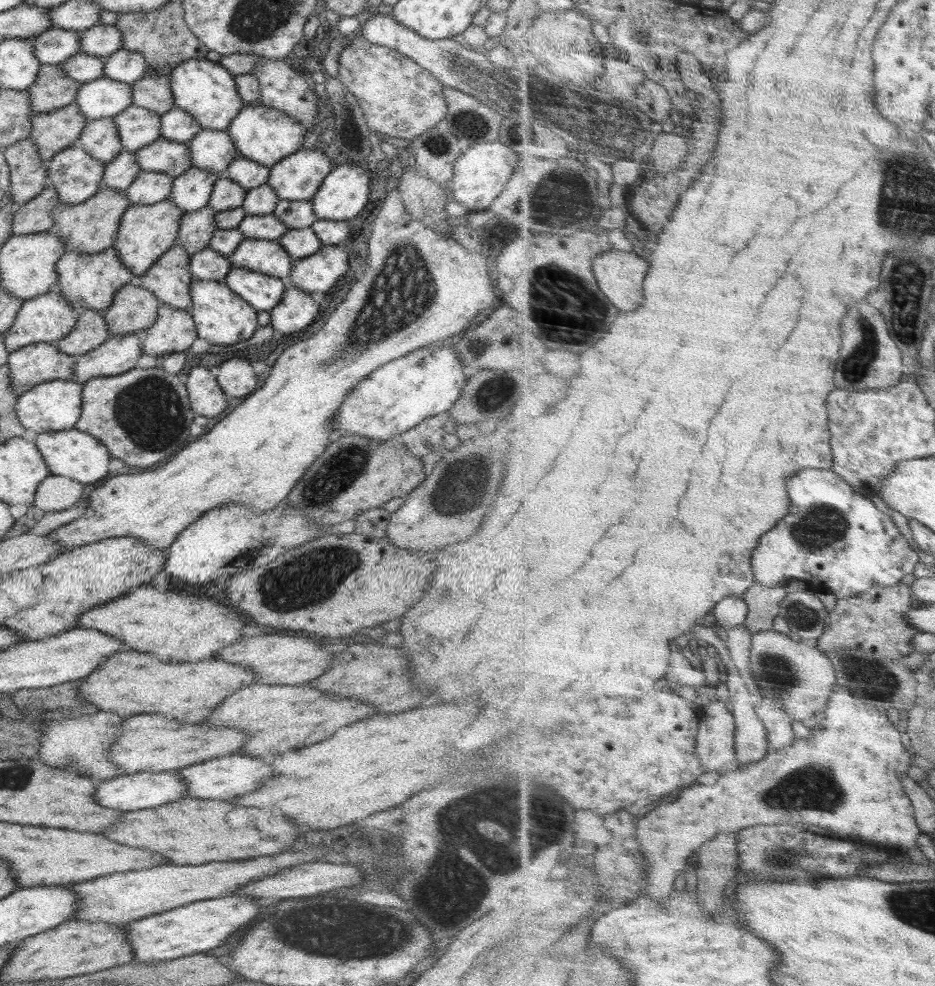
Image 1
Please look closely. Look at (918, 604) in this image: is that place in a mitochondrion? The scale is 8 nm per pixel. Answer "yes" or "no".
no

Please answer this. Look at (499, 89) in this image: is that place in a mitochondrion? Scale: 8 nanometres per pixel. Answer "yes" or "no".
yes

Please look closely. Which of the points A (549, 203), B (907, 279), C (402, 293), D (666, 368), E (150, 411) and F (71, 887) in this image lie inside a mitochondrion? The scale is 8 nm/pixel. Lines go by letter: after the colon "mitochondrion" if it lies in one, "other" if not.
A: mitochondrion
B: mitochondrion
C: mitochondrion
D: other
E: mitochondrion
F: other

